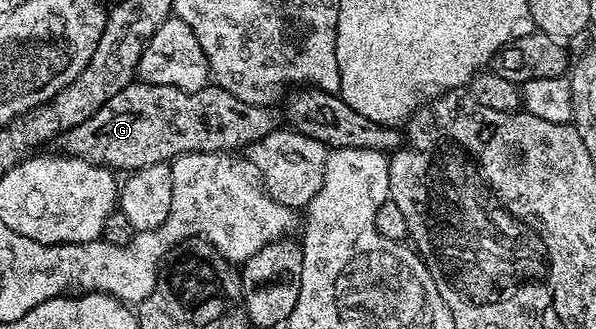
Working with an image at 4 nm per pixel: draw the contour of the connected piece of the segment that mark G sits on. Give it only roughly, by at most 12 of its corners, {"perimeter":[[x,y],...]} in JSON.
{"perimeter":[[135,82],[61,133],[67,157],[129,174],[245,149],[268,109],[217,86]]}

